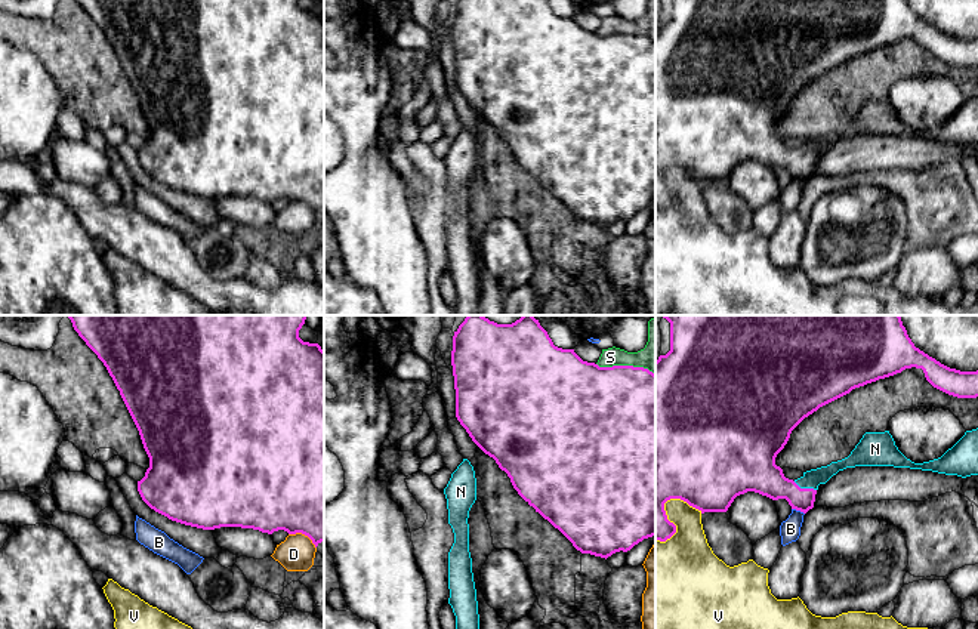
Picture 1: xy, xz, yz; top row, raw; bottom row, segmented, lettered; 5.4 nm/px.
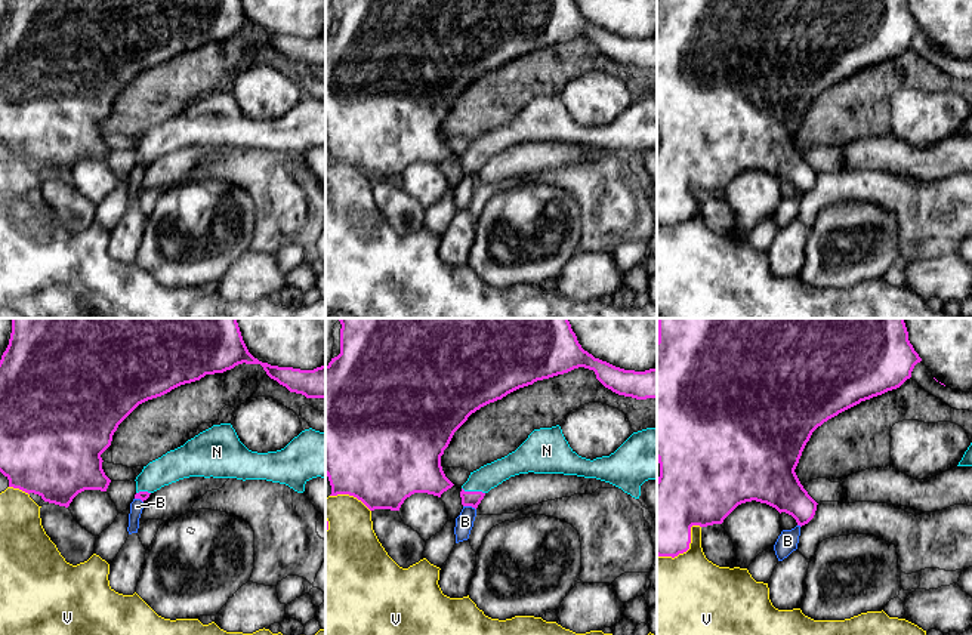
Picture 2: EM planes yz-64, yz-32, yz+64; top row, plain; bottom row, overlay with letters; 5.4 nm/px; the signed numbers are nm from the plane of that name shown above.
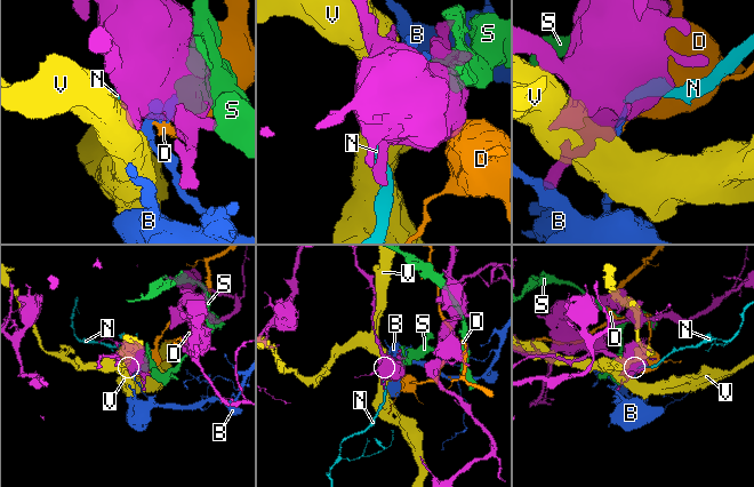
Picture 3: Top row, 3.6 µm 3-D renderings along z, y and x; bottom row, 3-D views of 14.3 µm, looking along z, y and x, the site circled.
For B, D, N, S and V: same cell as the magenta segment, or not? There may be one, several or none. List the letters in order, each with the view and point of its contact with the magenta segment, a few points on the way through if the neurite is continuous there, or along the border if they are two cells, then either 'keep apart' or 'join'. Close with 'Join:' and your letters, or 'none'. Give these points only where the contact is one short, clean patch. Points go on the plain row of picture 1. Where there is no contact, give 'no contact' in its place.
B: meets magenta in yz at (798, 178); keep apart
D: meets magenta in xy at (304, 202); keep apart
N: meets magenta in yz at (805, 157); runs through yz (762, 144), (778, 156), (805, 157), (813, 147); join
S: meets magenta in xz at (626, 34); keep apart
V: meets magenta in yz at (663, 178); keep apart
Join: N

